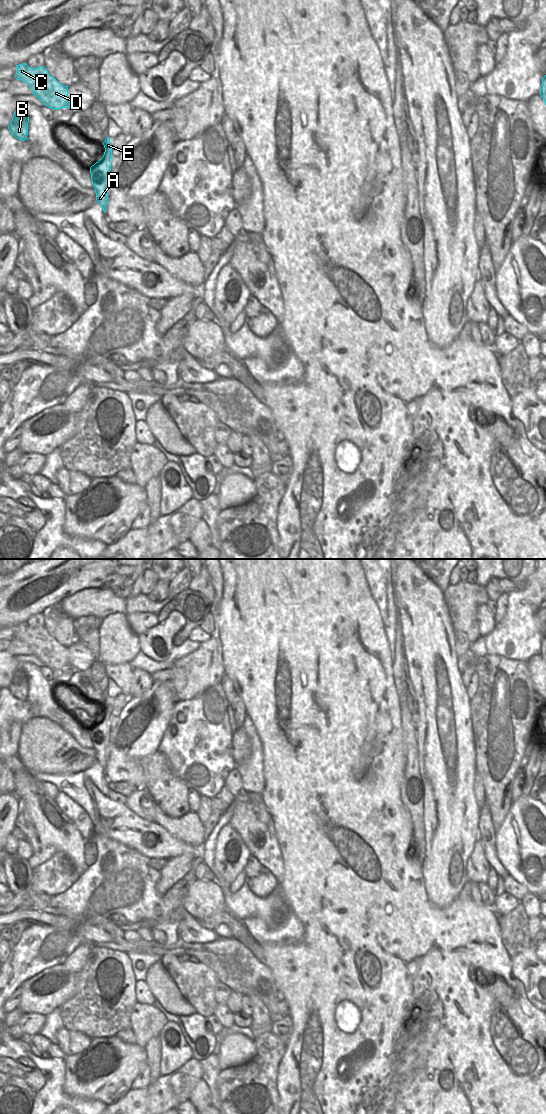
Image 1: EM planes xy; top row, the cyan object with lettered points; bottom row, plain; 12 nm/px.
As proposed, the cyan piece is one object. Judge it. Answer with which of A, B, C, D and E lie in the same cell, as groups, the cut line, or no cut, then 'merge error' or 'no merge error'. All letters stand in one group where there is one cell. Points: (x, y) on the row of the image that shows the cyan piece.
groups A C D E / B; cut xy (90, 169), (101, 174); merge error

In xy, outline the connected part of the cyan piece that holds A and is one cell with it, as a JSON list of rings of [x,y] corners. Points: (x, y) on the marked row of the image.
[[[107,137],[102,143],[105,148],[103,157],[90,167],[93,172],[100,172],[99,176],[91,178],[93,188],[96,193],[96,201],[101,205],[103,211],[106,212],[106,206],[108,201],[108,183],[110,181],[110,171],[112,159],[112,146],[110,144],[110,138]]]

